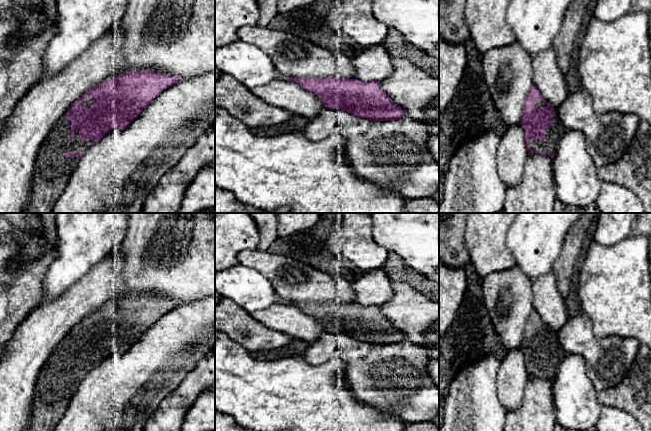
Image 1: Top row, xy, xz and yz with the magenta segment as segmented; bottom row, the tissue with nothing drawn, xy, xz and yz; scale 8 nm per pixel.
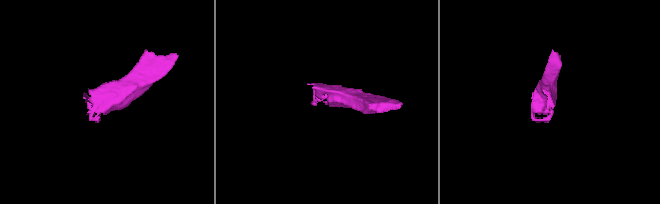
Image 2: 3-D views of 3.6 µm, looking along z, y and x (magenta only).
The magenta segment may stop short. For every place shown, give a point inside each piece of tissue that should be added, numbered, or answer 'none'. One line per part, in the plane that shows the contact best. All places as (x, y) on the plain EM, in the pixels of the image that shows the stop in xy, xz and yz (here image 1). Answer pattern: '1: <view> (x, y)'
1: yz (555, 356)

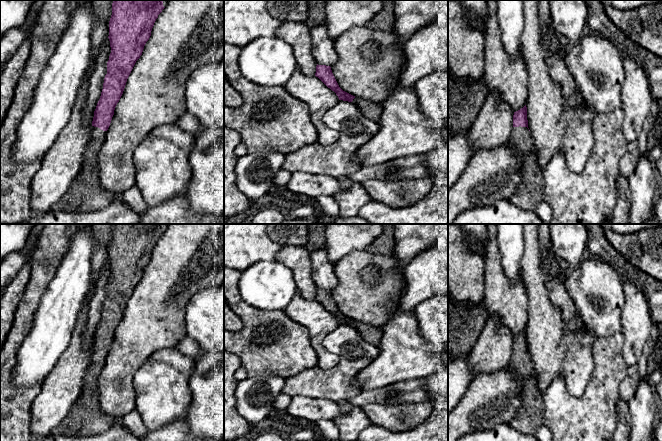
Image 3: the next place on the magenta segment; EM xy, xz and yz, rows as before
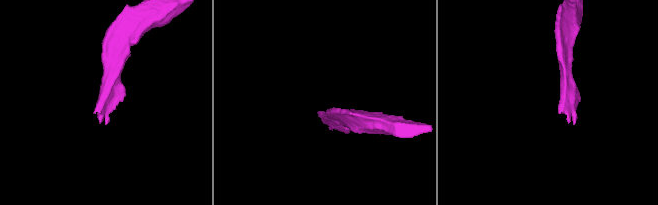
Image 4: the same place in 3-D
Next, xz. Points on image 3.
1: xz (373, 335)

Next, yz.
1: yz (529, 418)

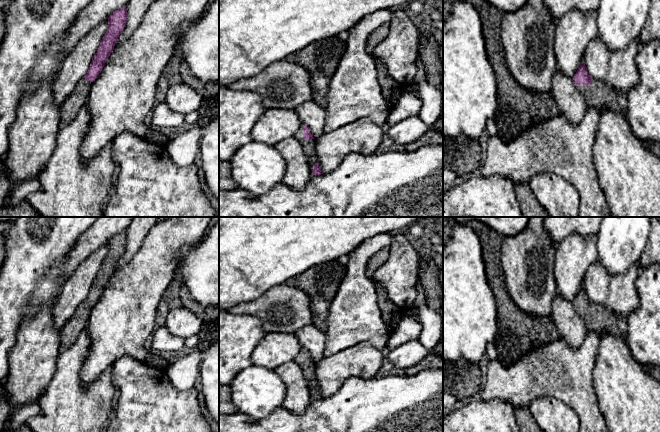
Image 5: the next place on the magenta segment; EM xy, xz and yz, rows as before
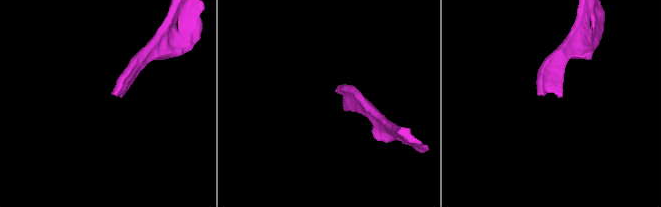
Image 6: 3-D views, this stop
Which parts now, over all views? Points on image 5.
1: xz (309, 370)

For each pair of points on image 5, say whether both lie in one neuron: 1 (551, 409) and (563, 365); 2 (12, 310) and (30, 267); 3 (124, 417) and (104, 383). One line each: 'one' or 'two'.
1: two
2: one
3: two

